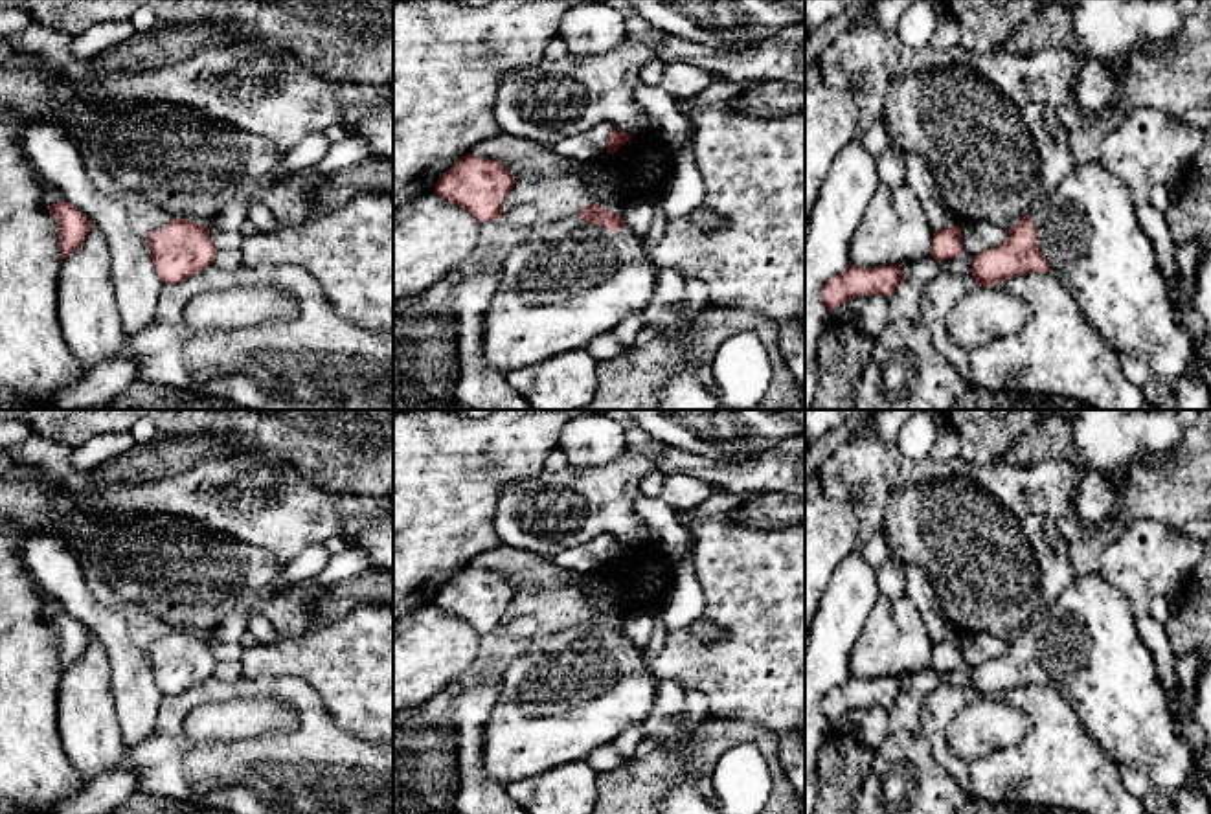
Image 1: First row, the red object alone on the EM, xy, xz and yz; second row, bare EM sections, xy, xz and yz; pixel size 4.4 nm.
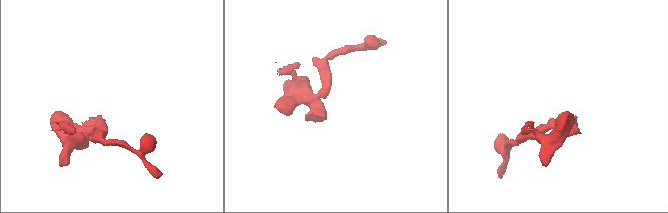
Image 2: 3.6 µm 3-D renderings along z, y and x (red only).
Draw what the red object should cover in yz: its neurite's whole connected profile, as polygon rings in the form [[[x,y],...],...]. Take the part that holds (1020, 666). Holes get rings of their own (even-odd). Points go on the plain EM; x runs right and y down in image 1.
[[[1097,571],[1073,581],[1047,610],[1038,612],[1029,627],[1009,639],[1005,654],[972,667],[978,698],[996,698],[1027,684],[1051,684],[1101,750],[1117,764],[1145,774],[1156,790],[1180,790],[1193,775],[1193,752],[1176,731],[1130,599]]]

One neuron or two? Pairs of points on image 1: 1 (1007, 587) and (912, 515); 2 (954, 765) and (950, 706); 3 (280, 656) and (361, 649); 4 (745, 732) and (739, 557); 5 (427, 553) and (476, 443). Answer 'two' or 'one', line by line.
1: one
2: one
3: one
4: two
5: one

